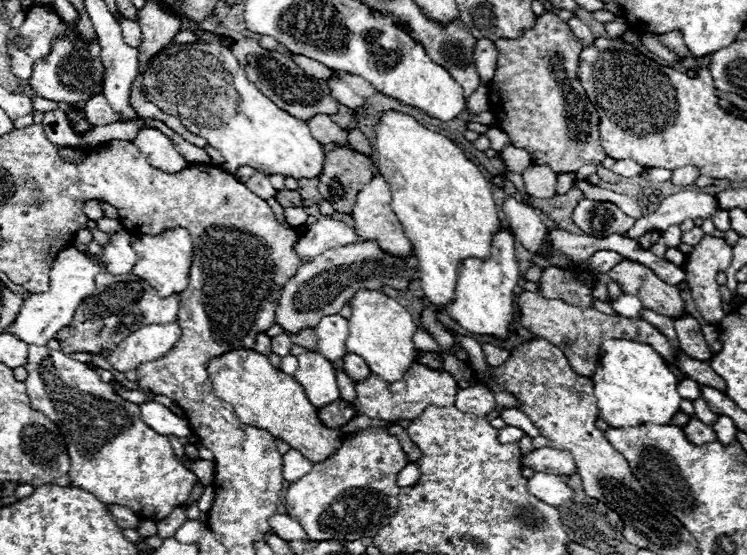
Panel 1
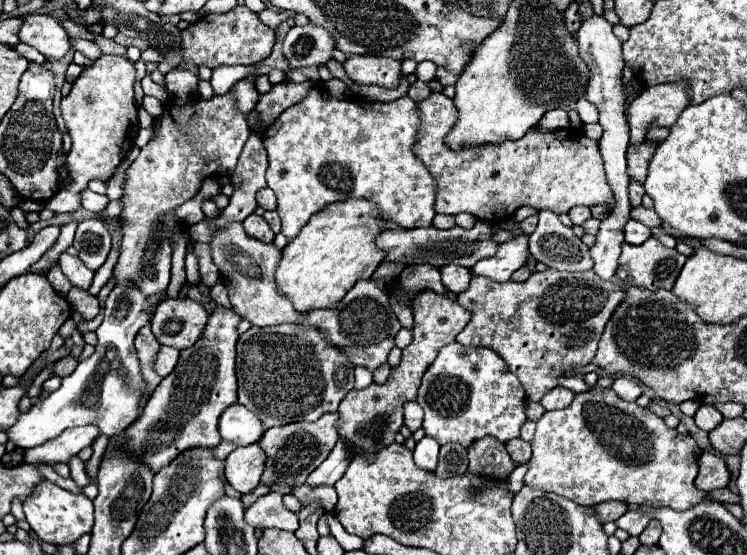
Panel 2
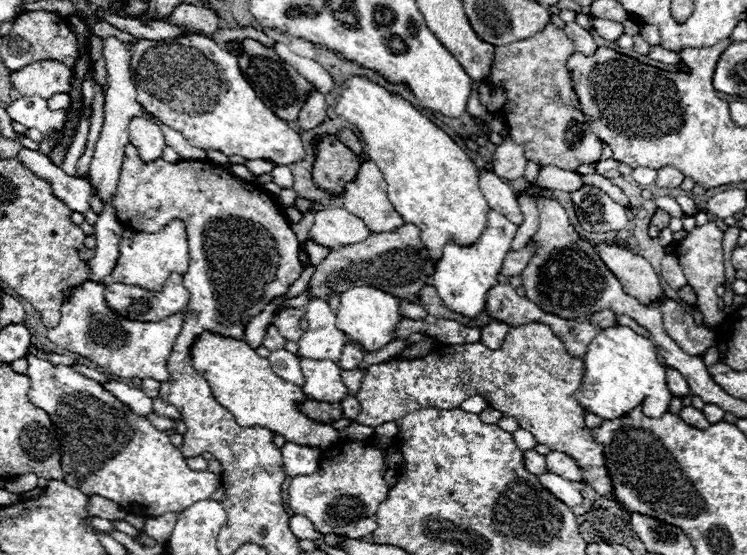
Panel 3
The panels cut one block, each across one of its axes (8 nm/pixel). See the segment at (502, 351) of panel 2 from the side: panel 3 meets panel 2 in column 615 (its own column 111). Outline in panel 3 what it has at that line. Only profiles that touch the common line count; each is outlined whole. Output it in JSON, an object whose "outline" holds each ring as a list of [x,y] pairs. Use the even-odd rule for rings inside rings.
{"outline":[[[172,274],[168,278],[168,282],[164,284],[164,290],[162,292],[150,292],[150,290],[144,290],[140,286],[128,286],[128,284],[122,284],[122,282],[114,282],[114,284],[108,284],[106,290],[104,290],[104,298],[106,298],[106,304],[108,308],[122,316],[122,318],[128,318],[128,320],[142,320],[142,322],[160,322],[176,312],[182,312],[188,304],[188,290],[184,288],[182,284],[182,276],[180,274]]]}

